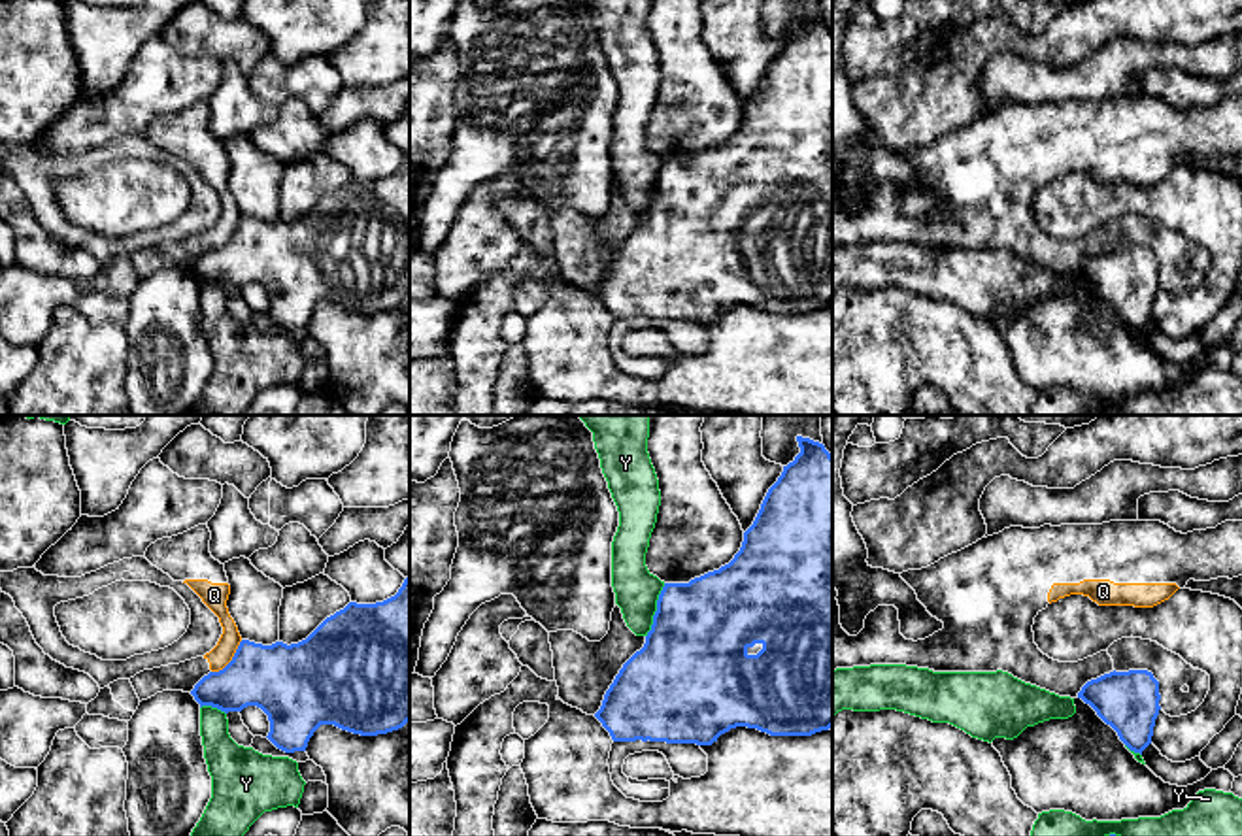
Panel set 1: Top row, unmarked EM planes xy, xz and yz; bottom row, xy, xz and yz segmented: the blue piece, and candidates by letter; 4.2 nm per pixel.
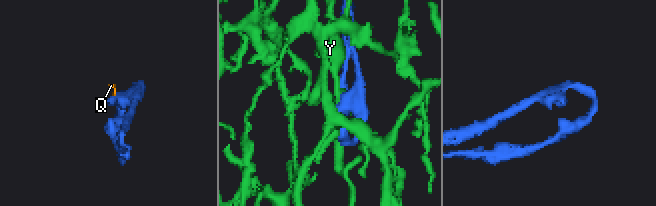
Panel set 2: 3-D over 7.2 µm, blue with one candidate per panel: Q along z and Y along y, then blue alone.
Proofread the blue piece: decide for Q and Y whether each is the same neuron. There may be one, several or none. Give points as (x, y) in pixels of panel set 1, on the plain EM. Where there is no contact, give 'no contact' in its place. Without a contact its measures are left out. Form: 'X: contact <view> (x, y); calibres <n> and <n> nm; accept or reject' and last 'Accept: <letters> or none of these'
Q: contact xy (233, 236); calibres 320 and 90 nm; reject
Y: contact xz (657, 187); calibres 440 and 190 nm; reject
Accept: none of these

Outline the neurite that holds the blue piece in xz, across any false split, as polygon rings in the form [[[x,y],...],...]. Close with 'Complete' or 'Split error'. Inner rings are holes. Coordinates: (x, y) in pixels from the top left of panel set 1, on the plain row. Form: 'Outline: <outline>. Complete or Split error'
Outline: [[[797,13],[800,30],[768,66],[734,136],[689,160],[664,160],[646,221],[619,247],[595,294],[613,319],[712,323],[730,306],[812,313],[832,304],[832,32]]]. Complete

